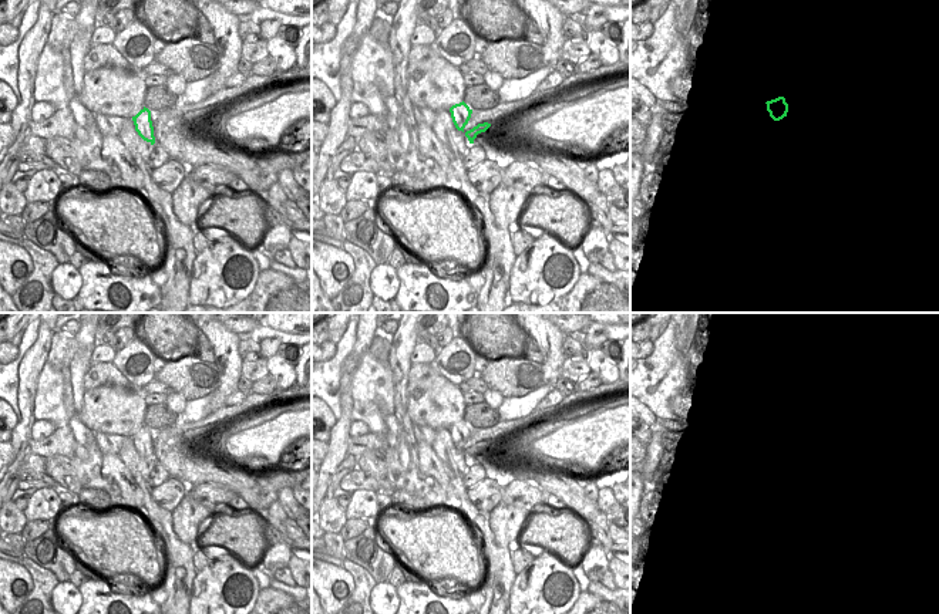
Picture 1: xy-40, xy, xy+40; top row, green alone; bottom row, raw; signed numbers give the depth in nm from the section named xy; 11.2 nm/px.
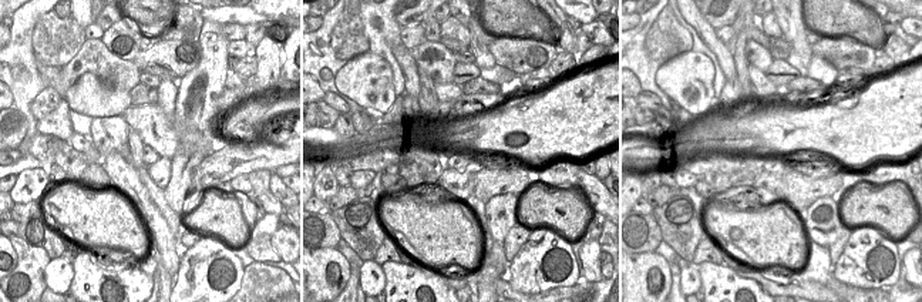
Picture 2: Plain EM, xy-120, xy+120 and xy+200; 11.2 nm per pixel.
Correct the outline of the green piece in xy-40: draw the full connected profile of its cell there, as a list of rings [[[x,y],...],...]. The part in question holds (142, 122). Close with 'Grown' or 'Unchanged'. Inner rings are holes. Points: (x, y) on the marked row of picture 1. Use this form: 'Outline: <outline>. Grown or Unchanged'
Outline: [[[142,108],[135,117],[132,117],[135,131],[138,135],[149,142],[151,145],[155,144],[155,136],[154,136],[154,126],[151,121],[151,111],[148,108]]]. Unchanged

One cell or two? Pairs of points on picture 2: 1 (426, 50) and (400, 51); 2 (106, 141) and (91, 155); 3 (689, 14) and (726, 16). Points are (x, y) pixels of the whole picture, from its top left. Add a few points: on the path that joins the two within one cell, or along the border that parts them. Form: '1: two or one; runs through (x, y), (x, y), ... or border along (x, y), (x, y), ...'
1: two; border along (410, 50), (419, 74)
2: two; border along (90, 131), (93, 146), (101, 157)
3: two; border along (700, 14), (714, 30)

